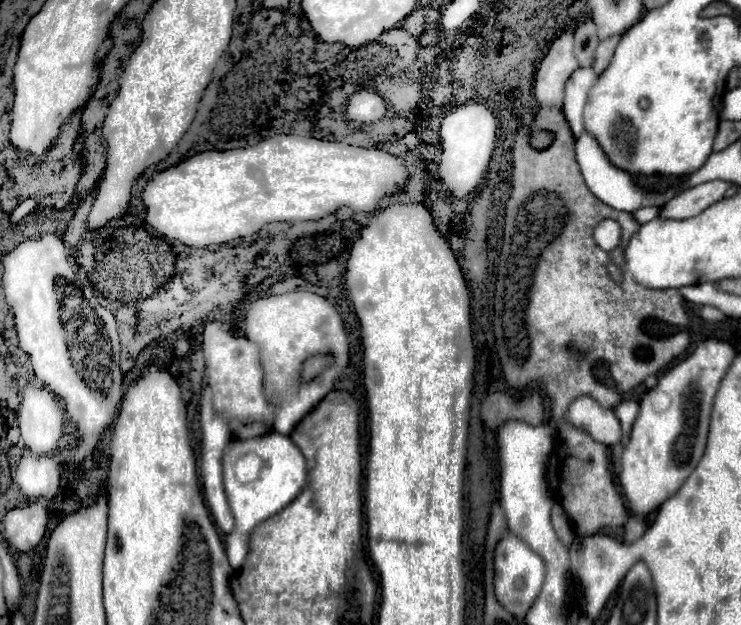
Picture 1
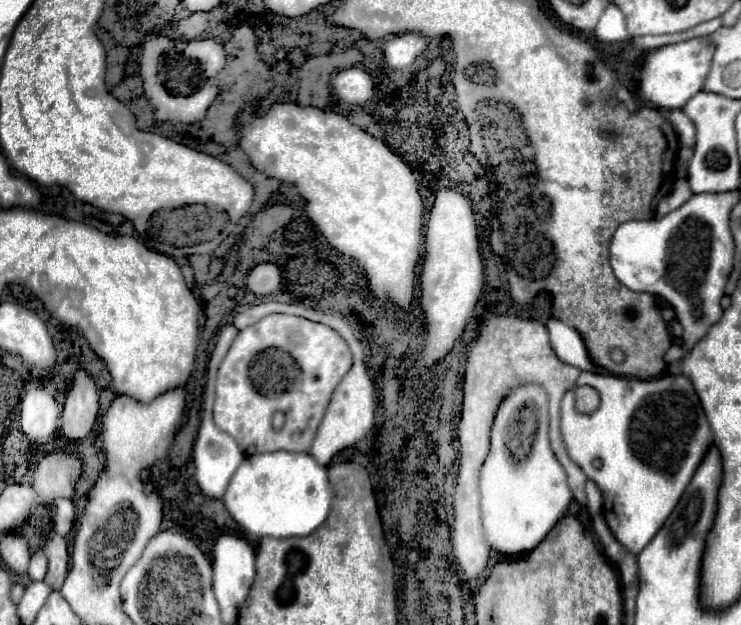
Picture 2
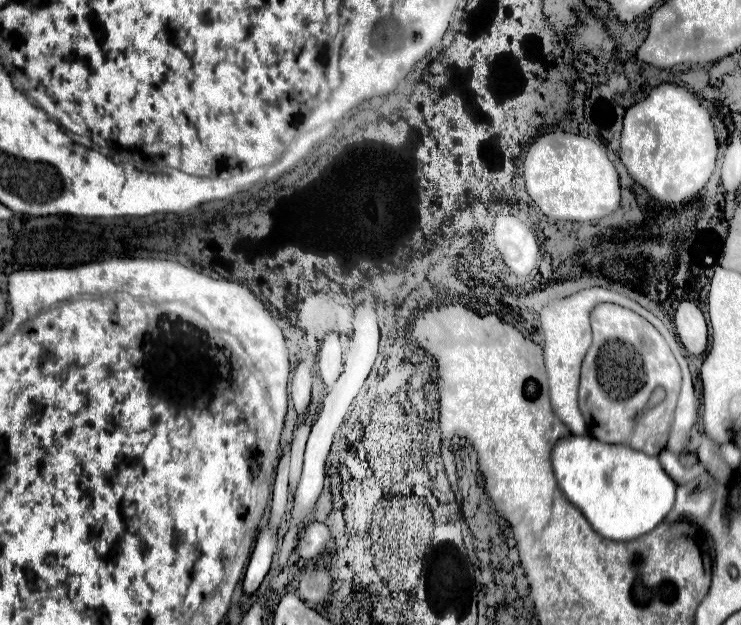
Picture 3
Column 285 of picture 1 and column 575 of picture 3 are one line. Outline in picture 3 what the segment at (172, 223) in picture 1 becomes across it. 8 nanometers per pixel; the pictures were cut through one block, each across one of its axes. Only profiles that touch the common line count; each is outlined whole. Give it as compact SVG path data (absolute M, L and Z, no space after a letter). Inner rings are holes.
M570 132L540 136L524 158L526 192L552 220L588 222L610 216L620 206L620 176L608 154L590 138Z

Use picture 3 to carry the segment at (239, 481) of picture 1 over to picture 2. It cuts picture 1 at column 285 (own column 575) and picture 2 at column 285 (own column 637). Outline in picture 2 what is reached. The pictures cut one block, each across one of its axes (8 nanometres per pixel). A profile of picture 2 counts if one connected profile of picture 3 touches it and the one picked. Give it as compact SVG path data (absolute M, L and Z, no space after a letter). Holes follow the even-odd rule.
M268 452L246 456L232 476L224 506L232 520L240 524L248 534L256 536L308 536L330 514L332 488L328 482L328 470L320 466L310 454L302 452Z

